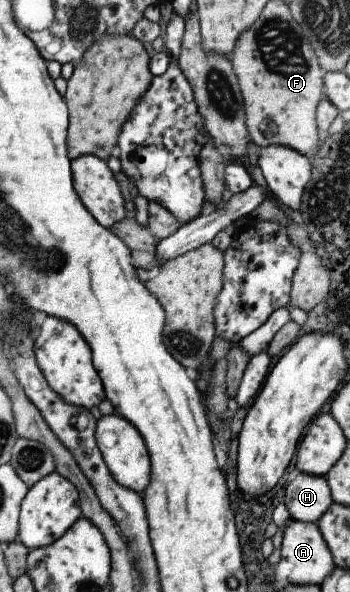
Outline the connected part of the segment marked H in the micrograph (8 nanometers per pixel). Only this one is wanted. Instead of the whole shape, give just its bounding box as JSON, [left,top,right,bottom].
[283,472,332,523]

